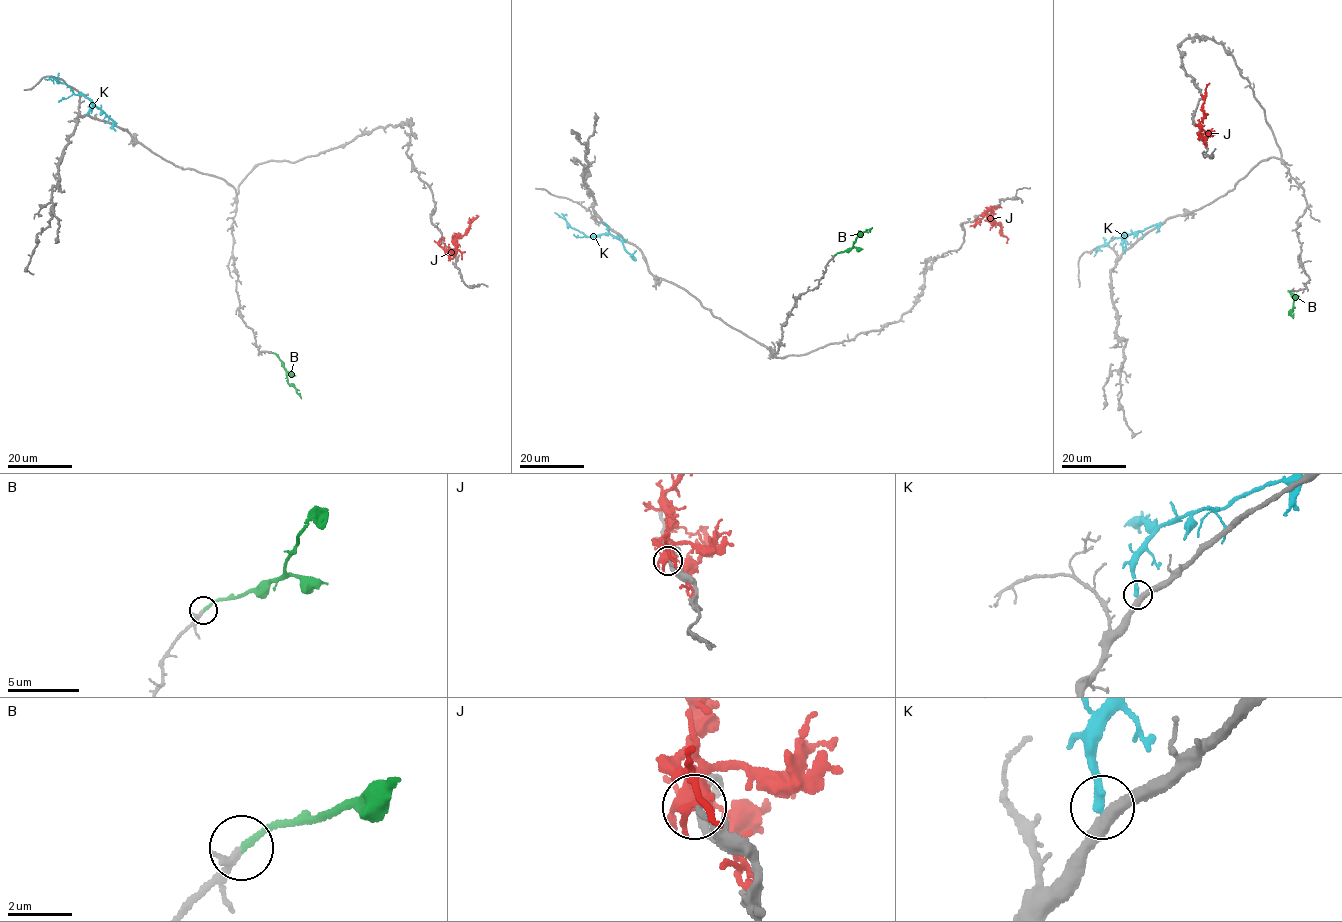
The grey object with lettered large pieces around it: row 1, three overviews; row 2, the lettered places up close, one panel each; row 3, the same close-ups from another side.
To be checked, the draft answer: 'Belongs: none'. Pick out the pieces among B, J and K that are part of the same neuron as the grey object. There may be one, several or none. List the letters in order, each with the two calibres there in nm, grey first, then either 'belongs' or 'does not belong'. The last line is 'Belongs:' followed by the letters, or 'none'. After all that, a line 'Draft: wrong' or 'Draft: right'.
B: 240 nm thick on the grey side, 200 nm on the other; belongs
J: 200 nm thick on the grey side, 360 nm on the other; does not belong
K: 400 nm thick on the grey side, 300 nm on the other; does not belong
Belongs: B
Draft: wrong

